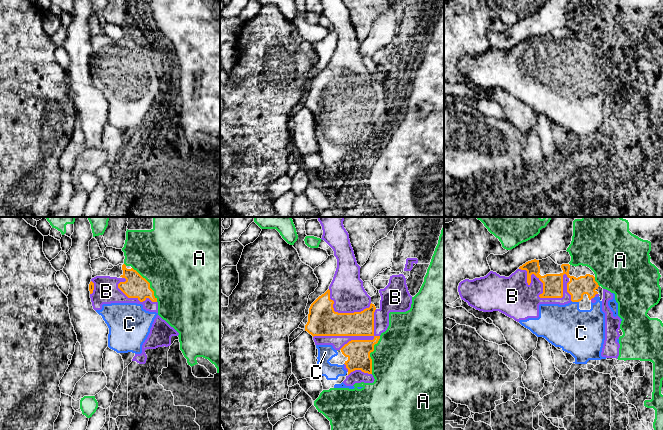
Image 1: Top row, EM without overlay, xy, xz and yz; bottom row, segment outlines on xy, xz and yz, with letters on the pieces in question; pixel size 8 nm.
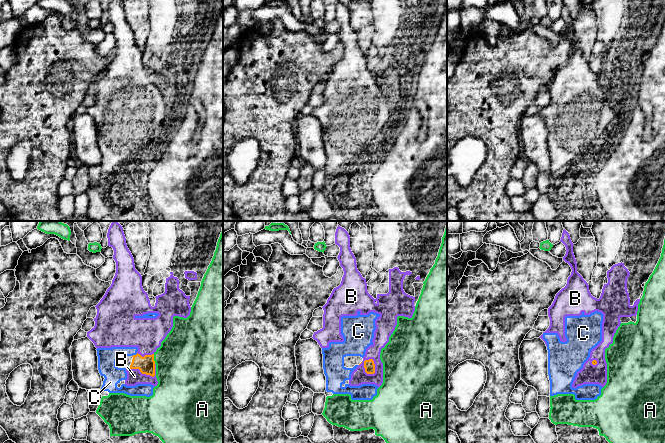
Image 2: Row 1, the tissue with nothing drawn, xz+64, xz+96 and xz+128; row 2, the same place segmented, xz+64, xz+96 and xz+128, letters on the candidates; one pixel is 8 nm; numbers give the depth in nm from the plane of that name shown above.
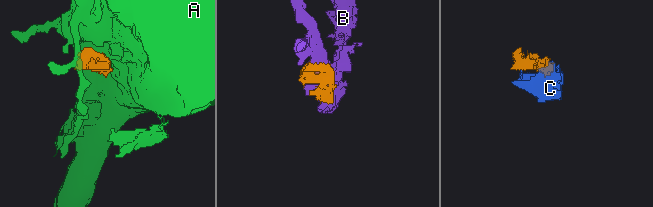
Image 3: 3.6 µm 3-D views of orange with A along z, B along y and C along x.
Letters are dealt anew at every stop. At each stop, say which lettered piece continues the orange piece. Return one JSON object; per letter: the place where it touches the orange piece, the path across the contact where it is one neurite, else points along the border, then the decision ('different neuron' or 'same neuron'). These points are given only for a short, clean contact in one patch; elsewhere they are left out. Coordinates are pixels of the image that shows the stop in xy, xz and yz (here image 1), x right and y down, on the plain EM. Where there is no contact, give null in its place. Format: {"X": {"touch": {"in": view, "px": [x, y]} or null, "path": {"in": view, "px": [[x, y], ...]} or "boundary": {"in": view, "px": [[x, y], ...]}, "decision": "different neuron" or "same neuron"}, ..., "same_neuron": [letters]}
{"A": {"touch": {"in": "xz", "px": [369, 131]}, "decision": "different neuron"}, "B": {"touch": {"in": "xz", "px": [355, 111]}, "decision": "same neuron"}, "C": {"touch": {"in": "yz", "px": [575, 77]}, "decision": "same neuron"}, "same_neuron": ["B", "C"]}

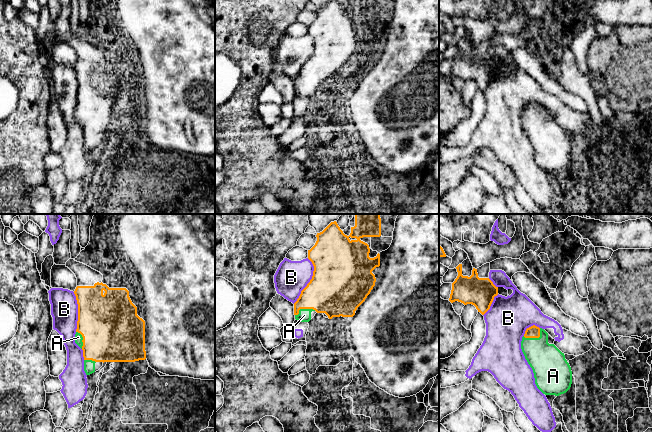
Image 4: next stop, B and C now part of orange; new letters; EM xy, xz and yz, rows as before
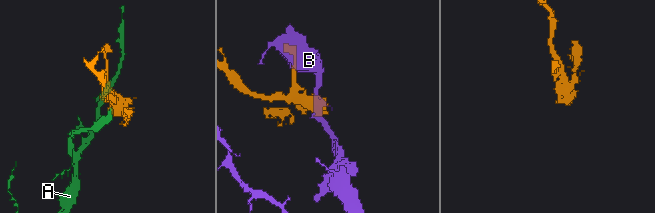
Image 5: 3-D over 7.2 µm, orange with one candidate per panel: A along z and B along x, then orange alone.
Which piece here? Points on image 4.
{"A": {"touch": {"in": "yz", "px": [535, 113]}, "path": {"in": "yz", "px": [[532, 108], [535, 113], [535, 124], [548, 139]]}, "decision": "same neuron"}, "B": {"touch": {"in": "xz", "px": [310, 57]}, "decision": "different neuron"}, "same_neuron": ["A"]}

